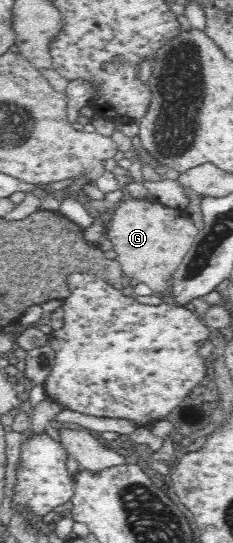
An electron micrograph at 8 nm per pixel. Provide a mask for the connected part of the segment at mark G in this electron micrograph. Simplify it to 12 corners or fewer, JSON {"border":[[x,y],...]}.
{"border":[[120,200],[108,241],[156,295],[199,234],[158,200]]}

